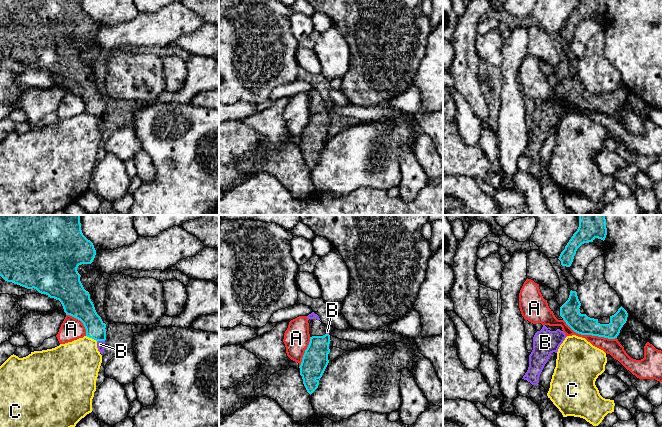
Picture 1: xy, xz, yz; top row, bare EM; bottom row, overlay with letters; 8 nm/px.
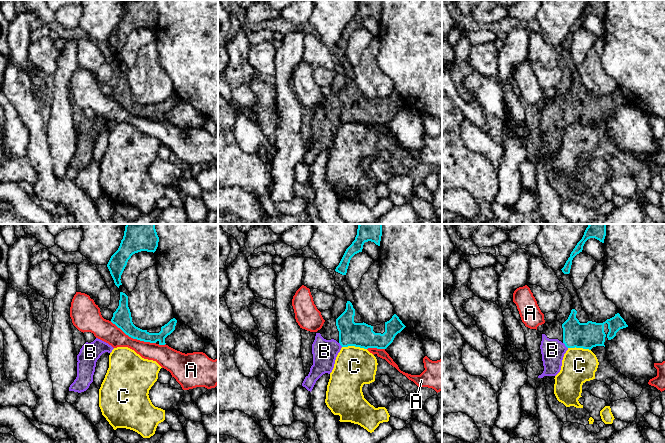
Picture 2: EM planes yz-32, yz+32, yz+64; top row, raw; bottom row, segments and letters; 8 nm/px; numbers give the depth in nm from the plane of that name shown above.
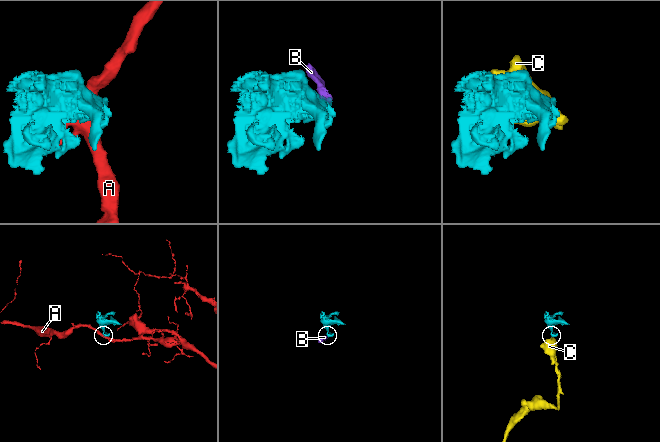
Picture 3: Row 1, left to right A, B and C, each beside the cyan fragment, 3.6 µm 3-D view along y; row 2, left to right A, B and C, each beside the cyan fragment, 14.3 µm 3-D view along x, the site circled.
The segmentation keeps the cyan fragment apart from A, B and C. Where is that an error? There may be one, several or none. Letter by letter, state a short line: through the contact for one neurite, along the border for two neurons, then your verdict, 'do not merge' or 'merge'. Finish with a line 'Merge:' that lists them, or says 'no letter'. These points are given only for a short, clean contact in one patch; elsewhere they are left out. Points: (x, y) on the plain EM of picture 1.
A: do not merge
B: line xy (95, 104), (101, 116), (100, 120); merge
C: line xy (86, 111), (96, 117); do not merge
Merge: B

